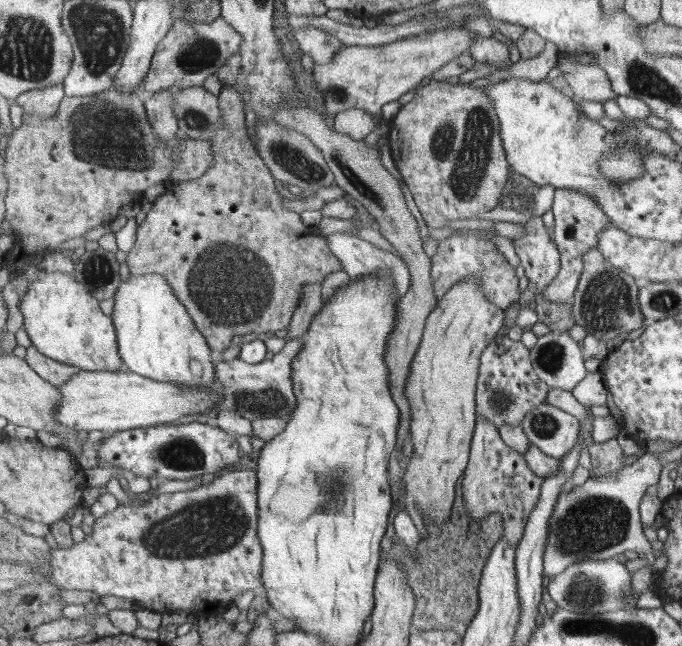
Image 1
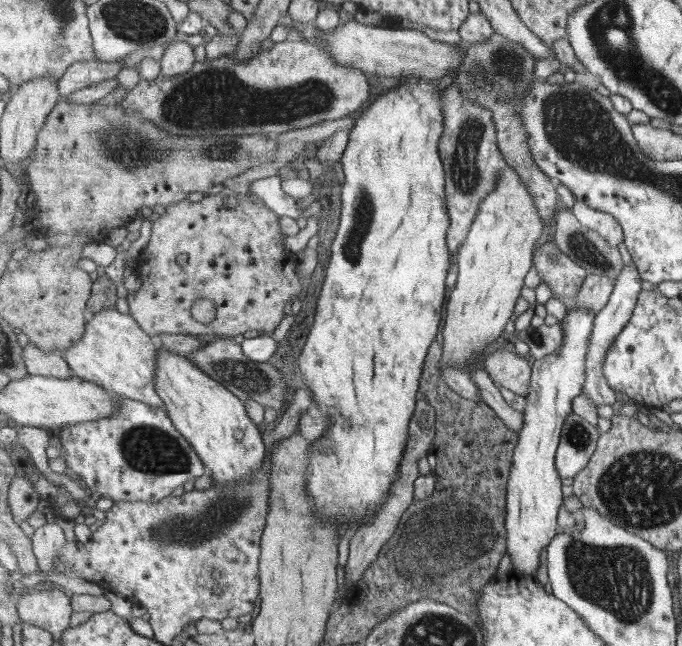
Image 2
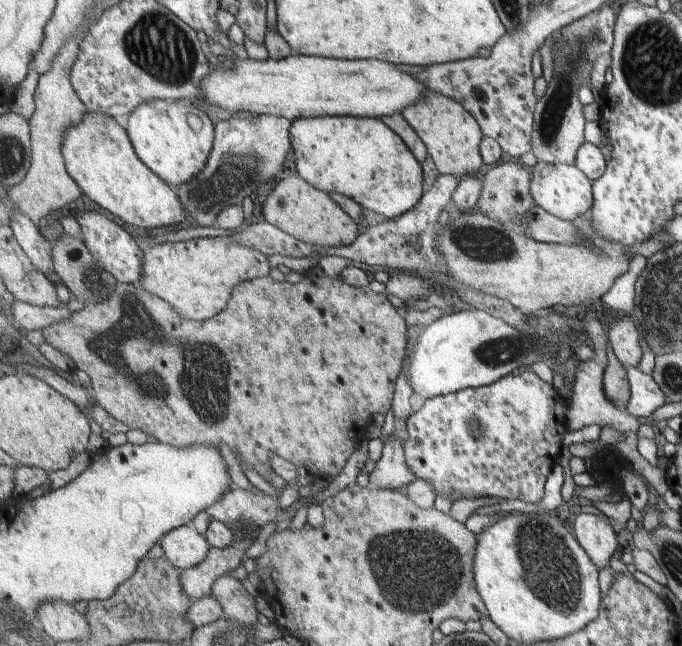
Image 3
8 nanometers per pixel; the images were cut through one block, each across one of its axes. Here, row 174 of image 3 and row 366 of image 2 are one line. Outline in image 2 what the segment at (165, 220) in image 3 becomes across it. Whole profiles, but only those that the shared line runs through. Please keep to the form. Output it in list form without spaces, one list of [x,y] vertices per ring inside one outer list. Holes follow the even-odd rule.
[[[110,307],[90,315],[81,342],[65,351],[65,356],[75,376],[104,386],[126,399],[165,408],[166,404],[156,389],[159,348],[156,339],[139,326],[134,316],[121,314]]]

